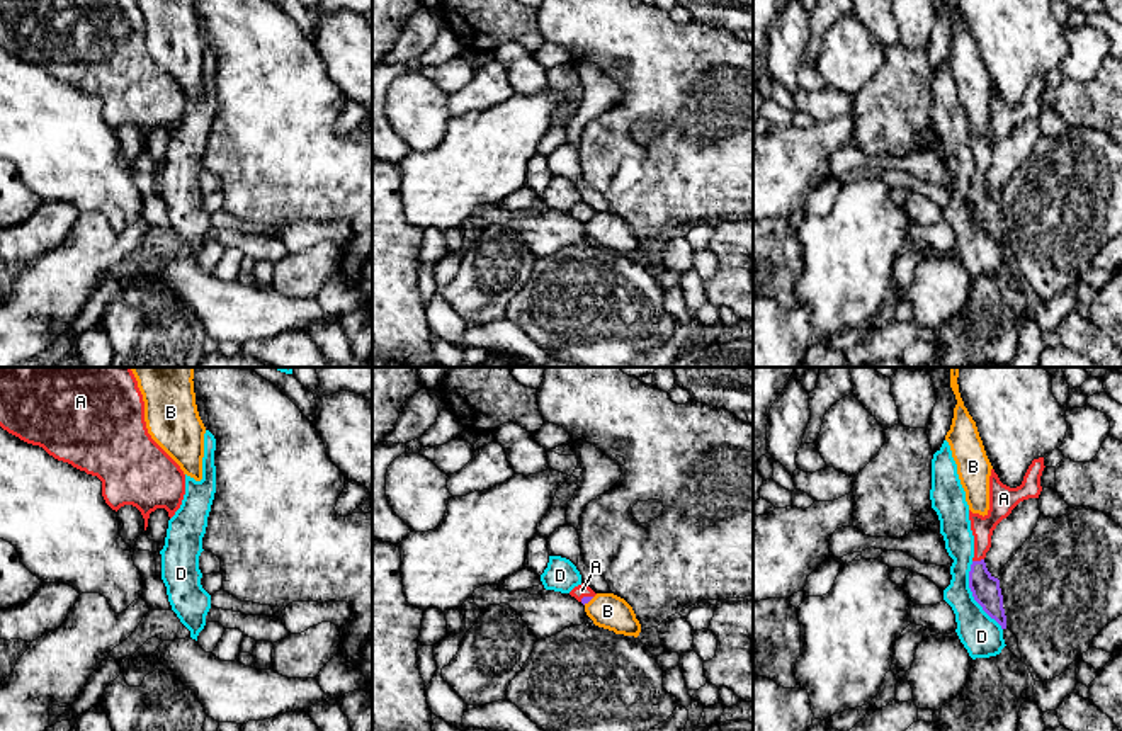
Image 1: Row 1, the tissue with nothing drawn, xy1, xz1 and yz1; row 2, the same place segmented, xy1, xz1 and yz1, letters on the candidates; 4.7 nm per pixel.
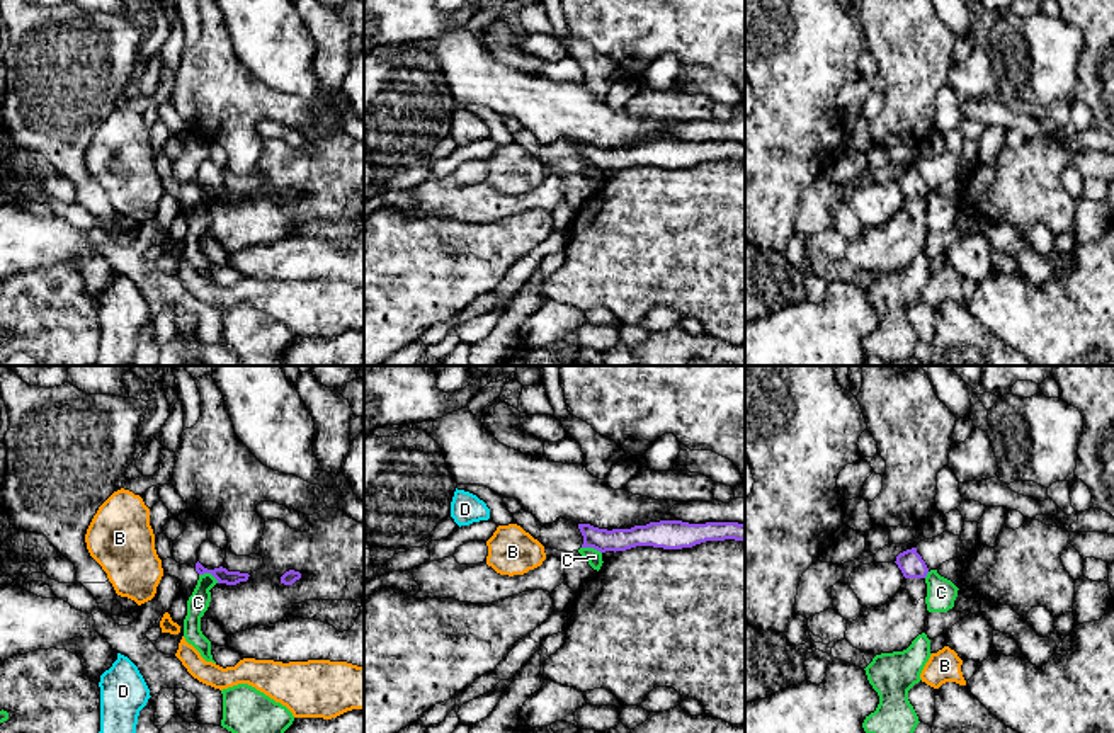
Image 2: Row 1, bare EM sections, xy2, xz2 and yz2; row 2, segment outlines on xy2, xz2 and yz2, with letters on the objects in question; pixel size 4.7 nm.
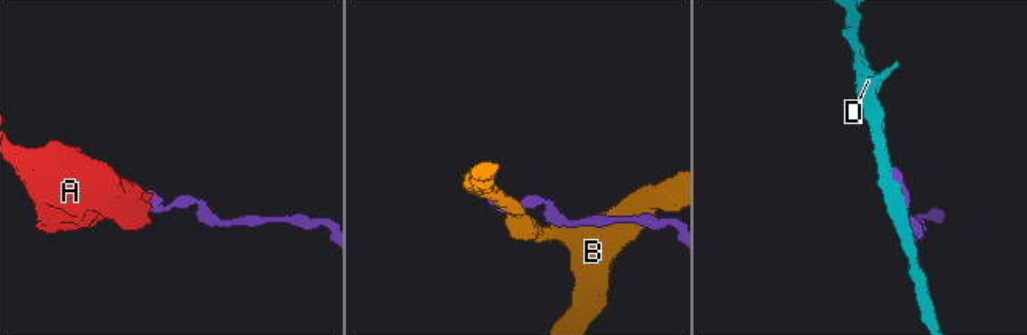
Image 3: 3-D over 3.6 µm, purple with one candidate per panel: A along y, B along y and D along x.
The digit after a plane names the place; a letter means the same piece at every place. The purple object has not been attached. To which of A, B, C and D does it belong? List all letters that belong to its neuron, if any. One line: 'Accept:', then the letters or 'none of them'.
Accept: A

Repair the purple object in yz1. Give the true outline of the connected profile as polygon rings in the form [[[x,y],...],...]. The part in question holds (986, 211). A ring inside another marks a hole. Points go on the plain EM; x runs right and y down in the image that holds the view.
[[[1044,76],[1034,78],[1022,104],[1017,107],[1003,104],[994,88],[991,88],[988,133],[983,136],[969,129],[971,150],[974,155],[974,177],[969,190],[969,207],[974,219],[1001,245],[1001,248],[1006,248],[1006,235],[1000,199],[988,190],[984,177],[991,167],[991,155],[996,144],[1006,138],[1020,121],[1039,117],[1042,110],[1040,95],[1044,87]]]

